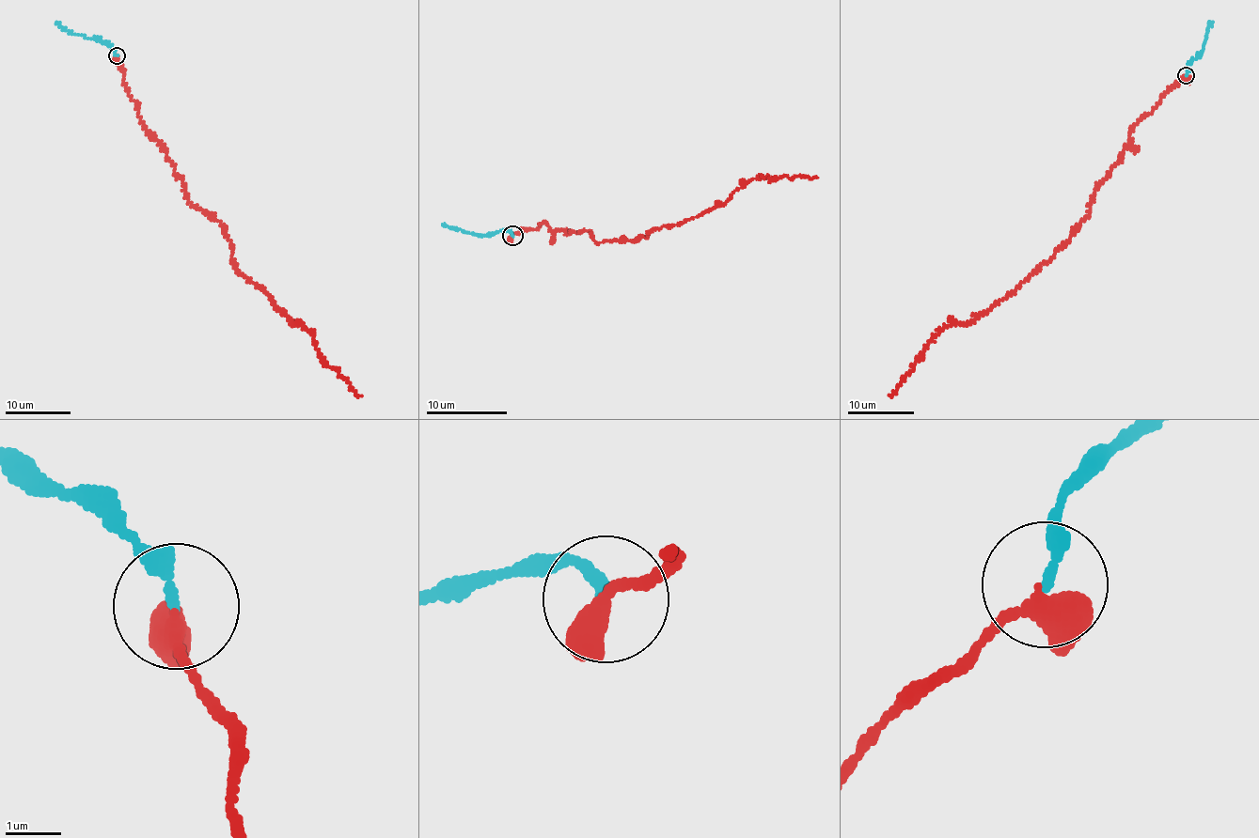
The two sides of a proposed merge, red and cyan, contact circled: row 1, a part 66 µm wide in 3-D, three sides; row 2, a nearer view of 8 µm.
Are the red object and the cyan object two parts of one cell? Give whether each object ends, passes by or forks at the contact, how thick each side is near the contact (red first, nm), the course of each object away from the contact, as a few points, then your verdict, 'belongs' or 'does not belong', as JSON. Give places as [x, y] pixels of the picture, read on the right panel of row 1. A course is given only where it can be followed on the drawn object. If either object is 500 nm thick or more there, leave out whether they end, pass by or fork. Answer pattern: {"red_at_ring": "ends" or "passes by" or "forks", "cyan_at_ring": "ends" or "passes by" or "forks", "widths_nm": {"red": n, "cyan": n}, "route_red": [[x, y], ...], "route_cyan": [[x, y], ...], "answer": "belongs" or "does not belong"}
{"red_at_ring": "passes by", "cyan_at_ring": "ends", "widths_nm": {"red": 320, "cyan": 200}, "route_red": [[1186, 75], [1130, 131], [1126, 149], [1095, 191], [1087, 216], [1071, 237], [986, 312], [942, 329], [891, 397]], "route_cyan": [[1186, 75], [1190, 63], [1200, 54], [1211, 22]], "answer": "belongs"}

